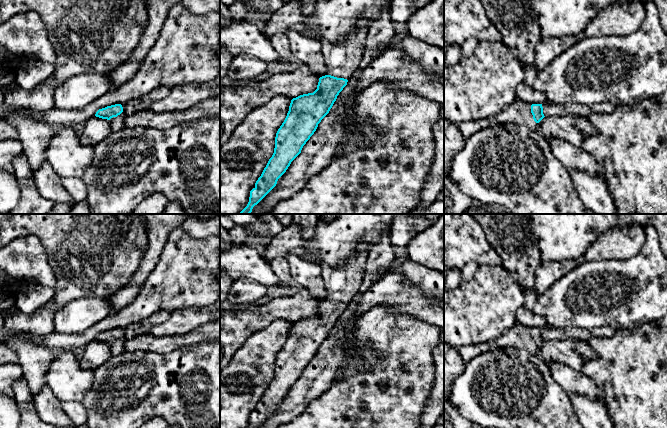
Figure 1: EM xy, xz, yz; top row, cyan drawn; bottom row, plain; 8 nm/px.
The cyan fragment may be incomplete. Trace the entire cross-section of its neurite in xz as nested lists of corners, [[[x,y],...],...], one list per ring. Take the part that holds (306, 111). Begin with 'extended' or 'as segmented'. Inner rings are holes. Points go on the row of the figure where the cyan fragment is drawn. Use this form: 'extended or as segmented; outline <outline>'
extended; outline [[[359,19],[345,41],[334,44],[321,40],[327,74],[319,78],[317,89],[313,93],[291,100],[287,116],[276,133],[274,153],[250,191],[247,206],[239,214],[250,214],[253,207],[276,186],[278,179],[301,153],[348,80],[360,69],[367,34],[366,20]]]

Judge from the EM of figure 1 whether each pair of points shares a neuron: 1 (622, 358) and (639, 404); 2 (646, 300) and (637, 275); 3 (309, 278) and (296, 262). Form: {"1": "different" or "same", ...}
{"1": "same", "2": "same", "3": "same"}

